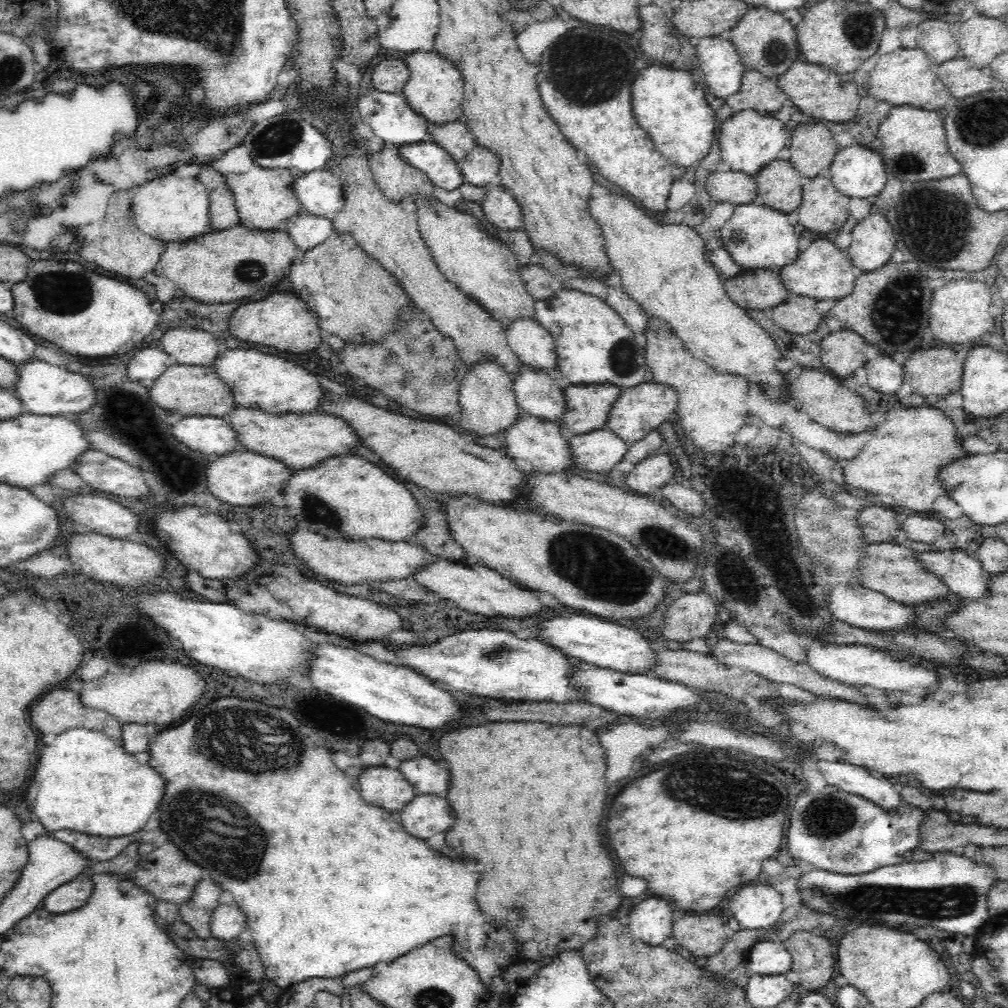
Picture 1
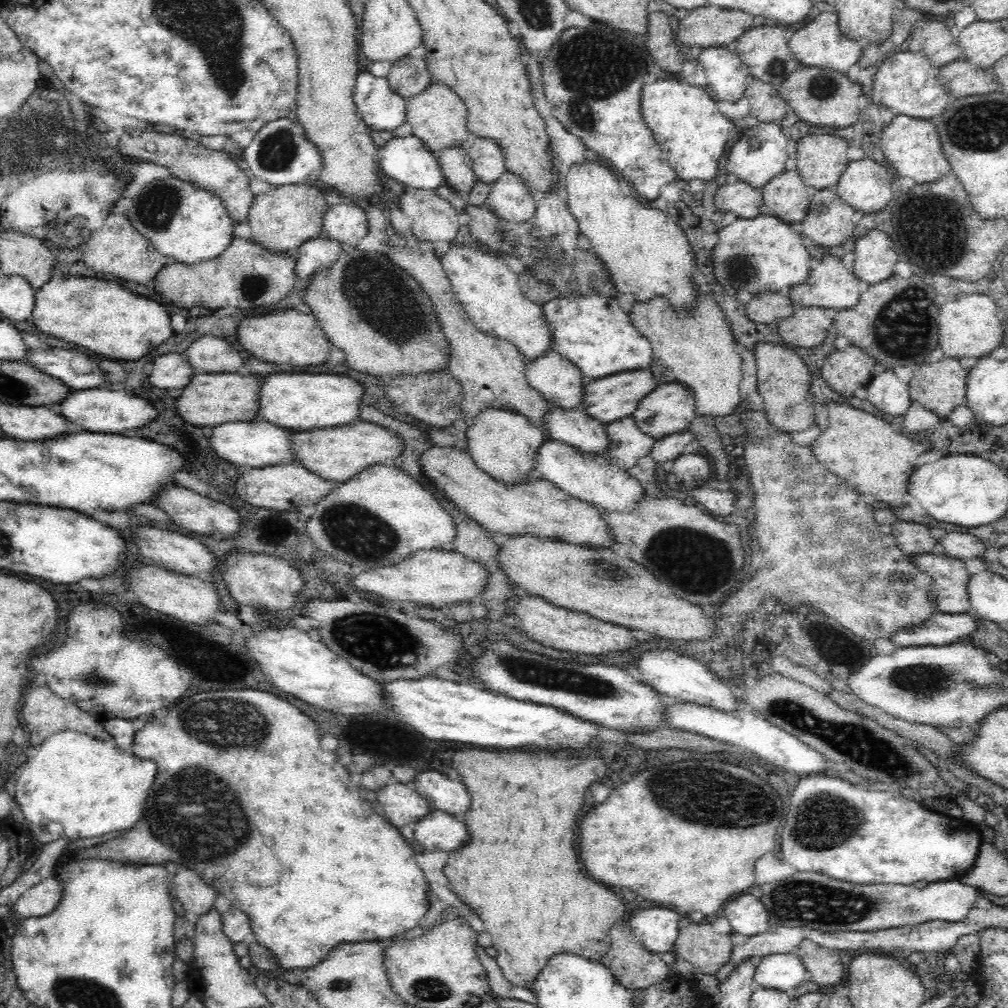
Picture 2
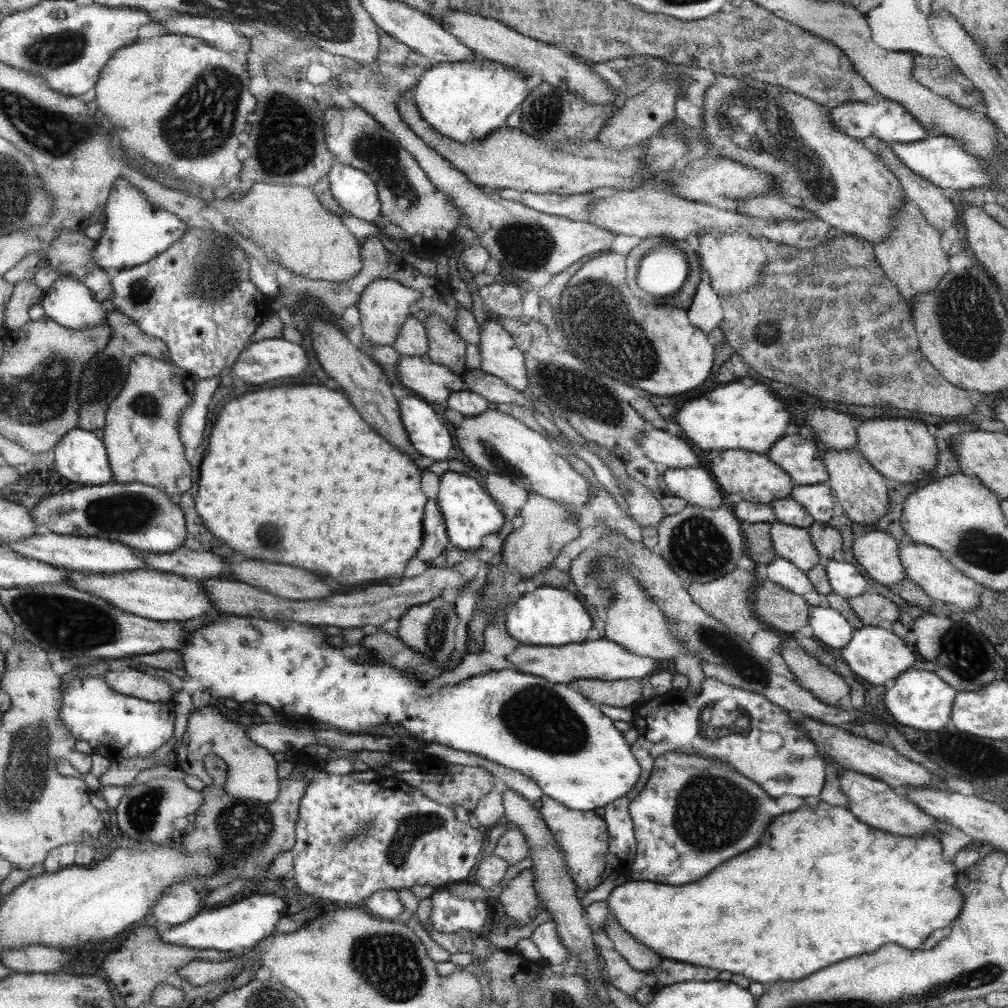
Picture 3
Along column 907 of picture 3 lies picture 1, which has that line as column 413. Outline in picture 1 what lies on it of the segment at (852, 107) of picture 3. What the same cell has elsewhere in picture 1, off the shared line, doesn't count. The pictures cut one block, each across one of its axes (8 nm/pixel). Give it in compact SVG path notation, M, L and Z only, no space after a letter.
M372 89L357 98L356 111L361 115L360 121L370 126L372 134L380 136L386 143L400 146L418 143L427 130L424 115L417 114L397 93L385 93Z

